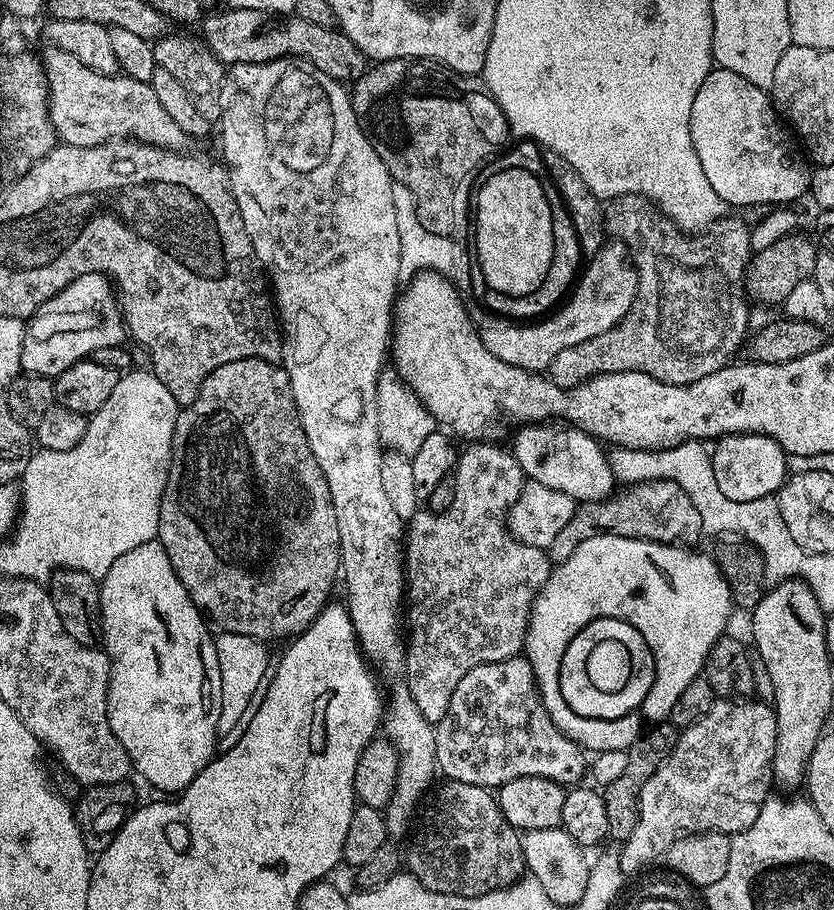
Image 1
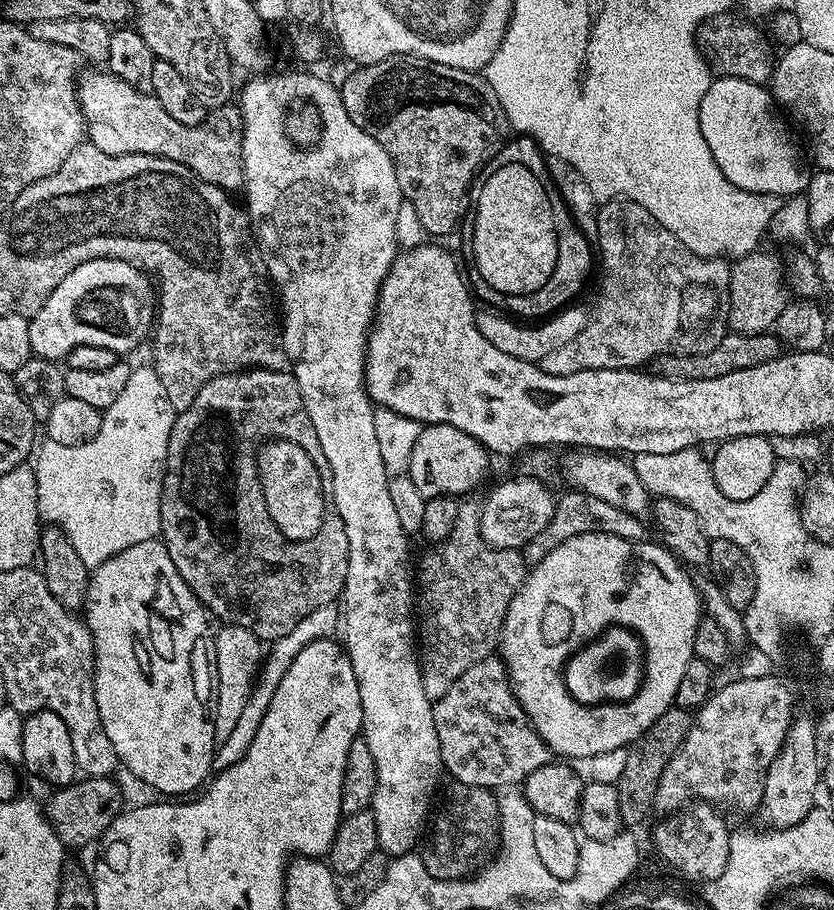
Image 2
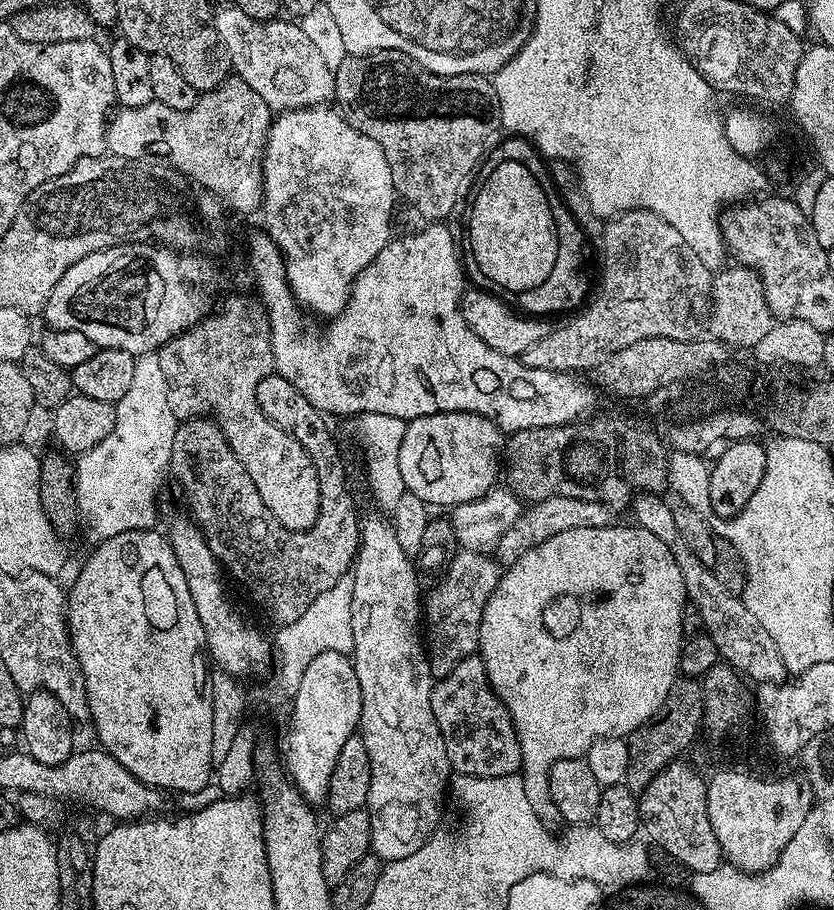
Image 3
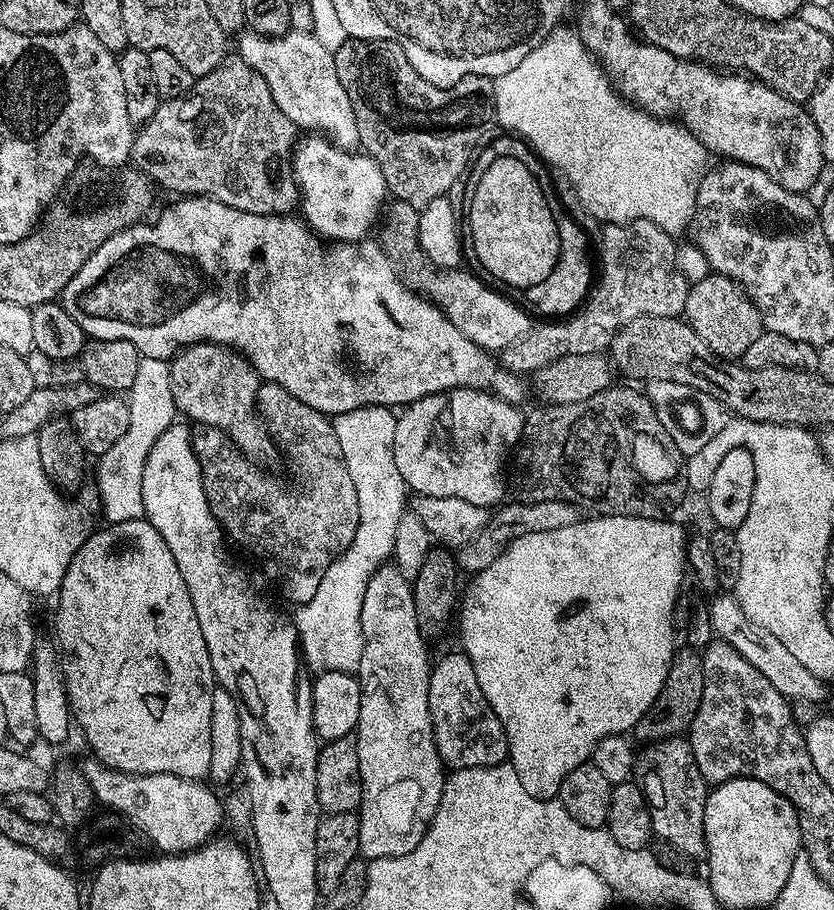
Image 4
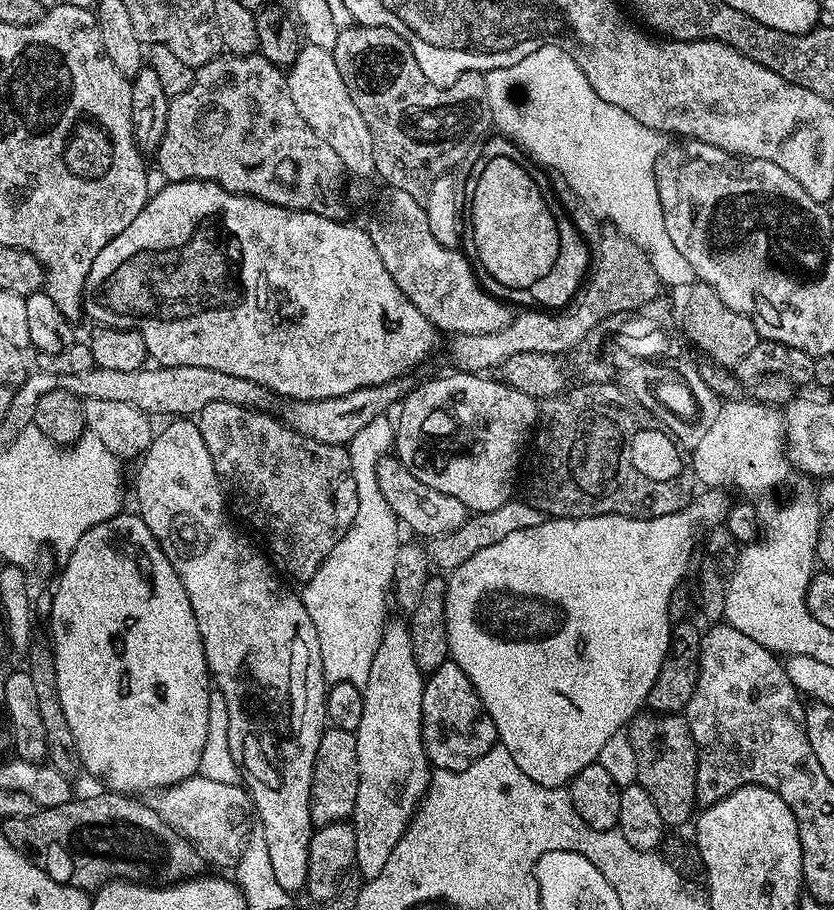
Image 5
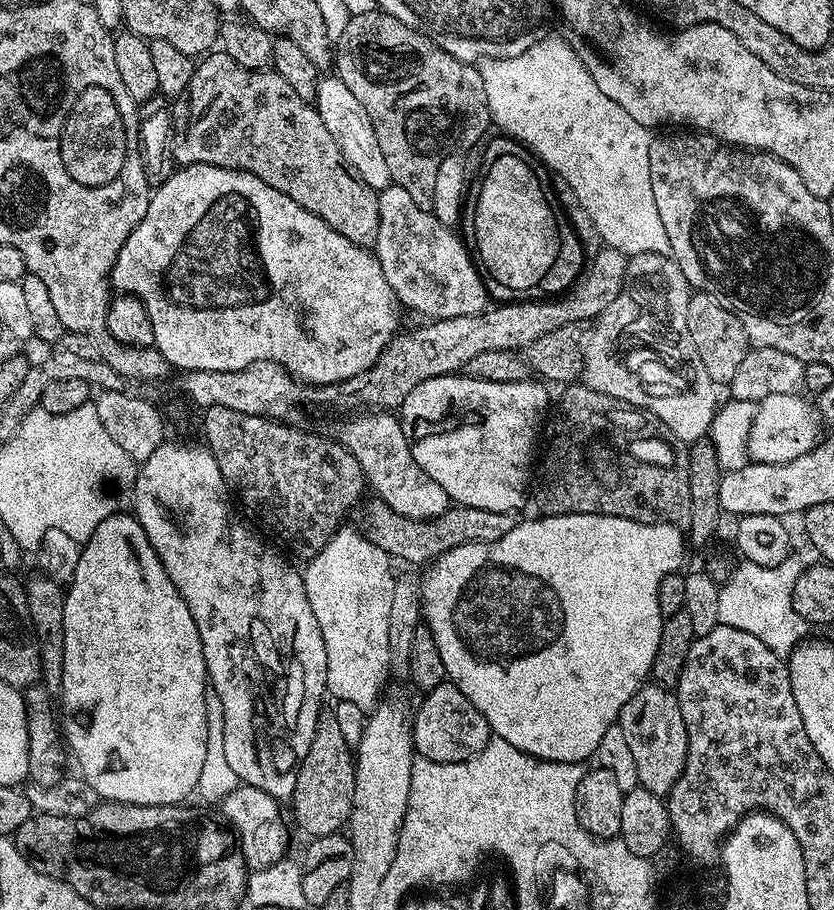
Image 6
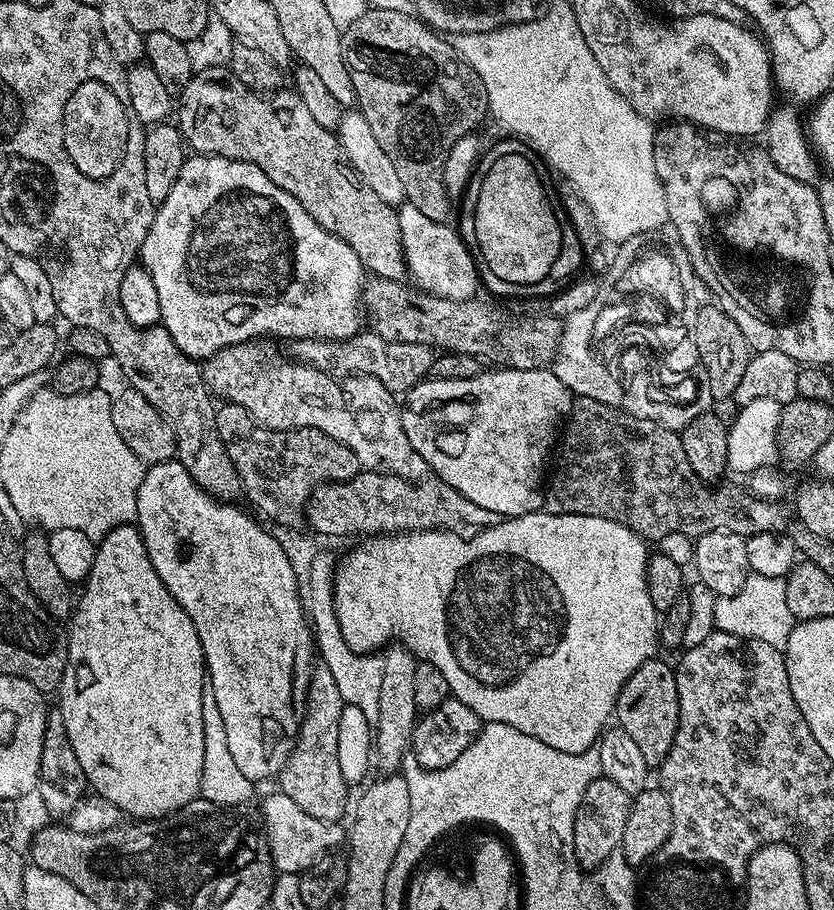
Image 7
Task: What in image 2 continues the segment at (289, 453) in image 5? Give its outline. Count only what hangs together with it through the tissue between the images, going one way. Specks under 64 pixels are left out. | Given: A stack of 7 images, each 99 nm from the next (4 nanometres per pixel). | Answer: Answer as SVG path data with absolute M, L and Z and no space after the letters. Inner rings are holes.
M246 368L210 378L210 382L198 390L194 402L190 402L186 411L177 415L170 430L160 499L159 539L164 541L170 562L174 562L186 586L192 588L192 593L215 619L217 616L224 624L242 626L262 642L290 634L290 630L294 630L306 614L318 610L318 606L333 603L344 591L346 566L350 562L350 546L346 542L346 530L340 516L325 515L324 525L309 540L287 540L270 518L260 477L250 474L250 460L248 464L247 454L240 452L244 444L255 445L270 440L289 440L302 446L302 450L310 454L314 466L327 469L326 454L322 454L314 422L310 422L310 414L306 414L298 382L291 371ZM220 448L224 452L236 452L228 464L232 471L228 476L232 483L232 500L220 500Z

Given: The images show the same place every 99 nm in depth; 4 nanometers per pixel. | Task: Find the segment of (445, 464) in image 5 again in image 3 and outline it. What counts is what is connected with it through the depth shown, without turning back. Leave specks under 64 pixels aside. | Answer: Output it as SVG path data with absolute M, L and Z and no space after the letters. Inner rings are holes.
M439 412L408 421L408 429L402 438L402 450L398 450L398 470L402 470L405 489L422 498L425 504L441 504L445 510L458 504L481 500L486 493L497 487L502 472L502 449L505 433L490 418L477 412Z

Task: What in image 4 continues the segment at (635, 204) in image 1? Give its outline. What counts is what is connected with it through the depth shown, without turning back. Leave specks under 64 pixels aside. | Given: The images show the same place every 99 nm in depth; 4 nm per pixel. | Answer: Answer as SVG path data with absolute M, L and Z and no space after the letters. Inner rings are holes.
M631 220L629 224L605 223L599 229L599 236L598 275L595 277L584 303L567 318L556 318L551 322L537 323L532 331L526 333L518 342L506 346L498 356L506 371L517 374L525 374L524 372L534 374L542 366L546 366L558 358L566 358L570 354L603 353L609 347L614 334L634 318L643 315L679 317L683 313L690 281L681 274L680 268L676 265L678 245L671 234L654 226L654 222L649 220Z

